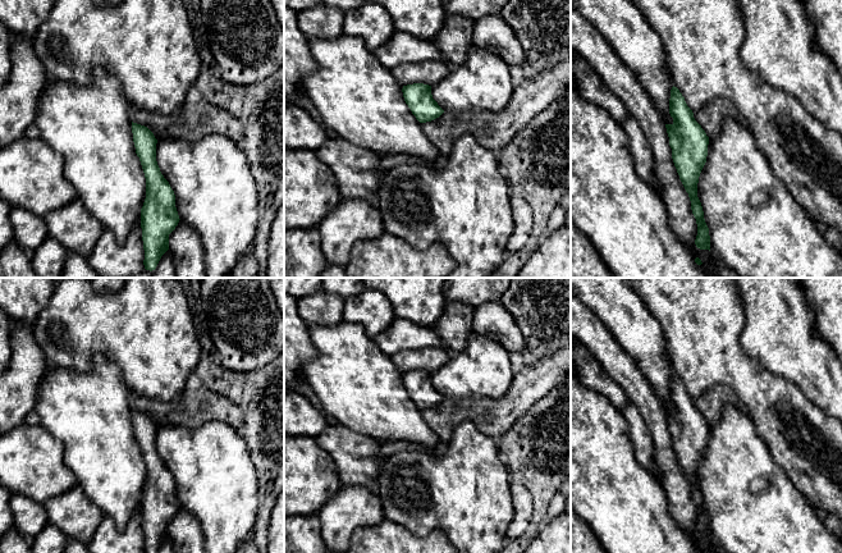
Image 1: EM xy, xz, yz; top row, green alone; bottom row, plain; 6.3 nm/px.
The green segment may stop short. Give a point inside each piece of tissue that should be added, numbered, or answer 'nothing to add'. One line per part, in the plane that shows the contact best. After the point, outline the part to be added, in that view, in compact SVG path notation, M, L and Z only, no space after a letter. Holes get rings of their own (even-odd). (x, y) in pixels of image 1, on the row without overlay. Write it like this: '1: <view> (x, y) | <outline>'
nothing to add

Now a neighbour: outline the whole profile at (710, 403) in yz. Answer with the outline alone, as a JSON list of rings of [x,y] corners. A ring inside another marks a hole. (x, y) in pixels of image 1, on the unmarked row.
[[[717,385],[694,399],[695,407],[705,417],[709,426],[714,426],[719,421],[720,410],[724,405],[736,405],[737,402],[740,399],[736,393],[726,385]]]

